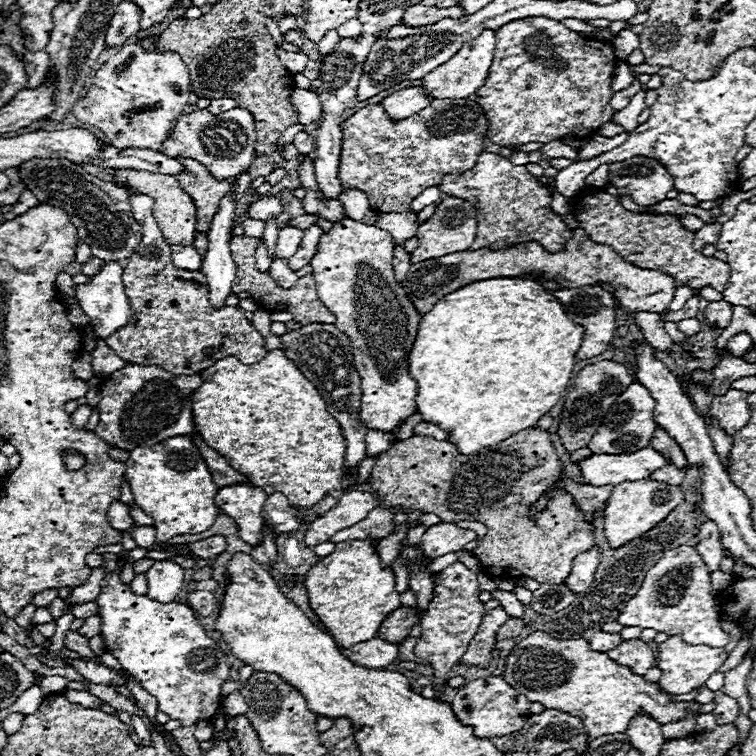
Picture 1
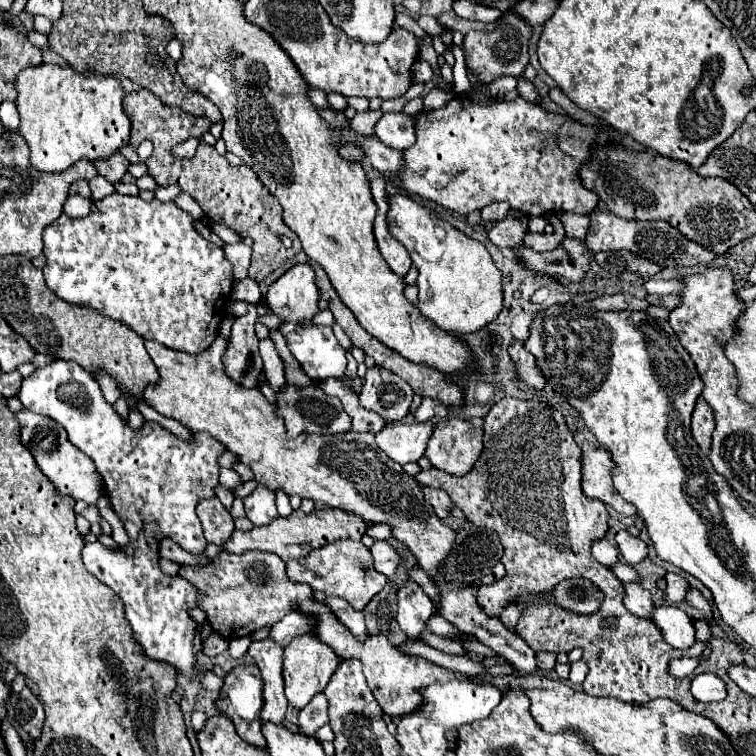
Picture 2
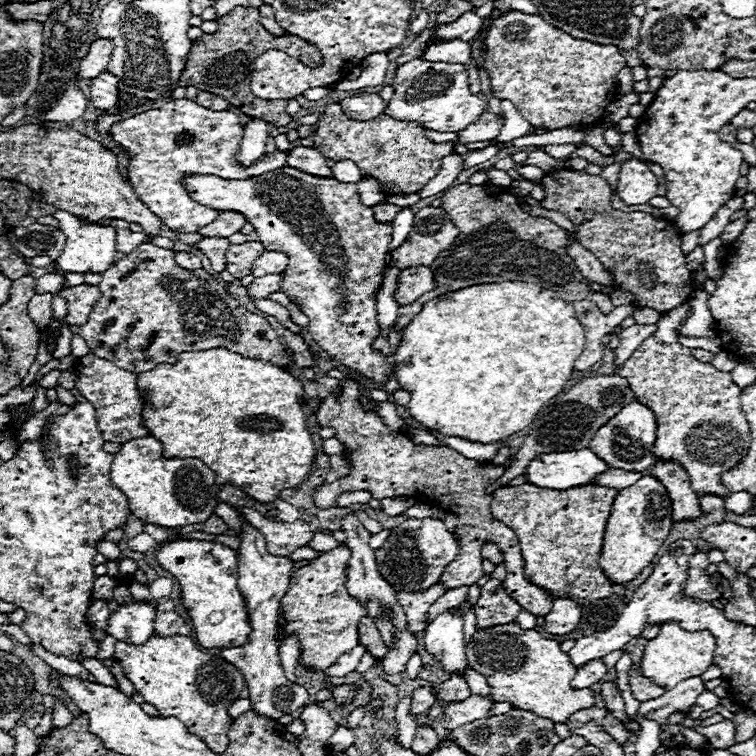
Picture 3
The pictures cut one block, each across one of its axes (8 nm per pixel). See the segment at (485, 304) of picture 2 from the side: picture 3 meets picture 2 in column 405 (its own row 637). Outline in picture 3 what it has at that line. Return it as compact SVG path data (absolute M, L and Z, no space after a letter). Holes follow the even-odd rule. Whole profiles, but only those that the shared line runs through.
M178 538L160 544L160 550L156 552L156 562L178 580L182 604L188 610L200 646L226 648L226 646L240 646L246 642L250 626L244 598L236 586L238 558L232 548L204 540Z

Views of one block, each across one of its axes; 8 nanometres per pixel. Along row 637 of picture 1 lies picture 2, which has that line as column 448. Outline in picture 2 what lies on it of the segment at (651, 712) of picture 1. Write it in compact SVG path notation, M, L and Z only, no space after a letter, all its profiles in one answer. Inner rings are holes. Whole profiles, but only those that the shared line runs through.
M220 334L218 340L210 346L210 350L198 356L190 356L184 352L174 352L172 348L166 348L154 340L146 340L146 350L156 364L160 378L158 382L148 384L148 388L144 388L142 392L144 400L156 412L178 420L182 426L190 428L192 432L208 432L212 438L220 440L230 452L240 456L240 460L252 468L252 472L256 474L256 480L262 486L270 490L280 488L288 496L298 494L300 498L310 498L314 502L322 502L326 506L342 508L346 512L358 514L364 520L392 526L392 534L404 544L408 544L408 548L416 554L420 566L428 574L436 574L438 564L444 560L444 556L450 552L454 544L454 530L444 526L444 522L432 512L416 480L410 474L406 474L400 464L390 460L386 452L378 448L372 432L350 430L334 436L300 434L298 438L288 438L284 420L276 414L276 408L264 398L264 394L258 388L242 388L242 384L234 384L234 380L226 376L226 370L222 368L222 360L220 360L222 352L226 350L226 344L228 340Z

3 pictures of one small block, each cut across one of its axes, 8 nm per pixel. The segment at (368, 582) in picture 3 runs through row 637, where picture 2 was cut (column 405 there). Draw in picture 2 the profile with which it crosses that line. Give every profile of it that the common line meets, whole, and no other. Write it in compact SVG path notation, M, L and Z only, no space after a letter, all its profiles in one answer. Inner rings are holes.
M372 366L364 376L360 404L390 422L398 422L408 414L412 396L414 392L406 380L384 368Z

